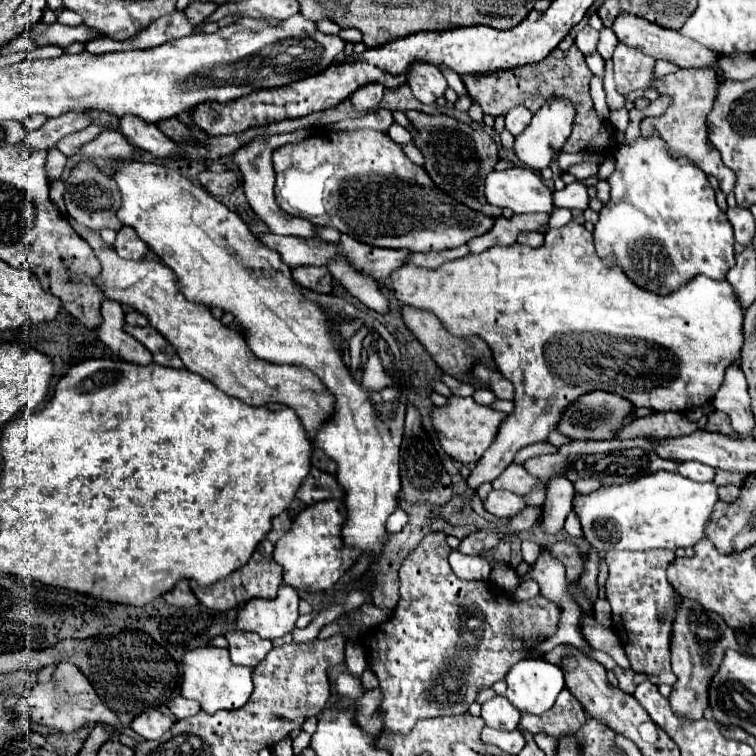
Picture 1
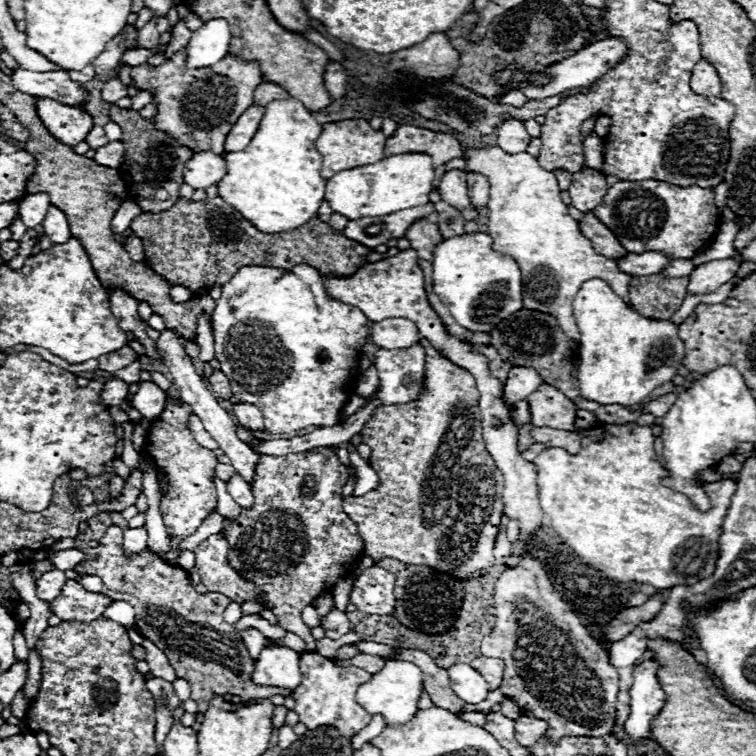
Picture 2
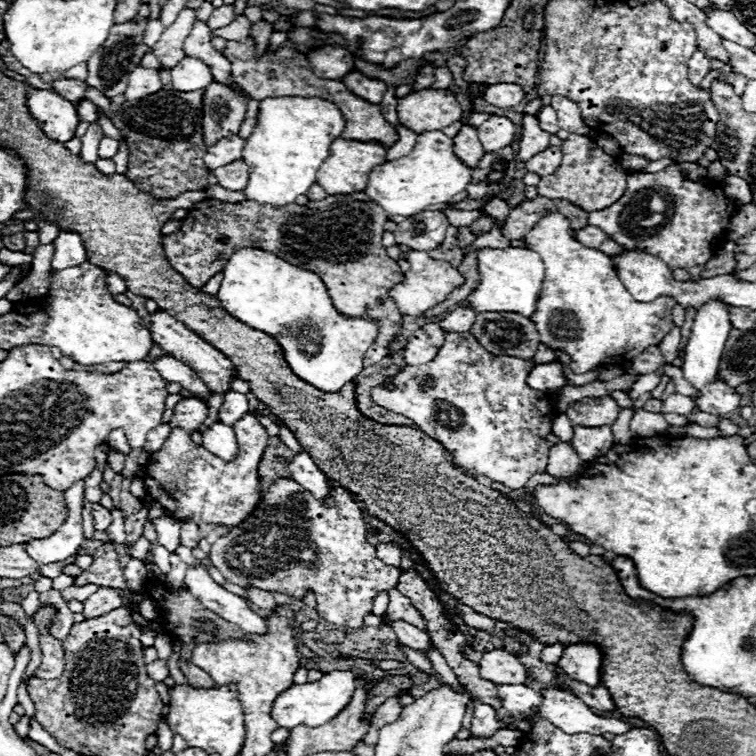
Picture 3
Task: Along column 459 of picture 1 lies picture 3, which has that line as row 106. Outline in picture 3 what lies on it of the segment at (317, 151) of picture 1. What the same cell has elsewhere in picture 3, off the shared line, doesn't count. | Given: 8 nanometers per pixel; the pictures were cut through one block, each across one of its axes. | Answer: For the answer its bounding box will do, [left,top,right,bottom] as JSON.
[202,82,248,146]

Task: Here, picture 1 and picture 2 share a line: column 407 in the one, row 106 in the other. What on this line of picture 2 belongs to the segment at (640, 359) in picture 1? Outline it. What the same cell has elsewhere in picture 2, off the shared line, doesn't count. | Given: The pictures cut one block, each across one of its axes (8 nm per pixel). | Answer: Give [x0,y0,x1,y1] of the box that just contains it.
[216,98,326,234]

